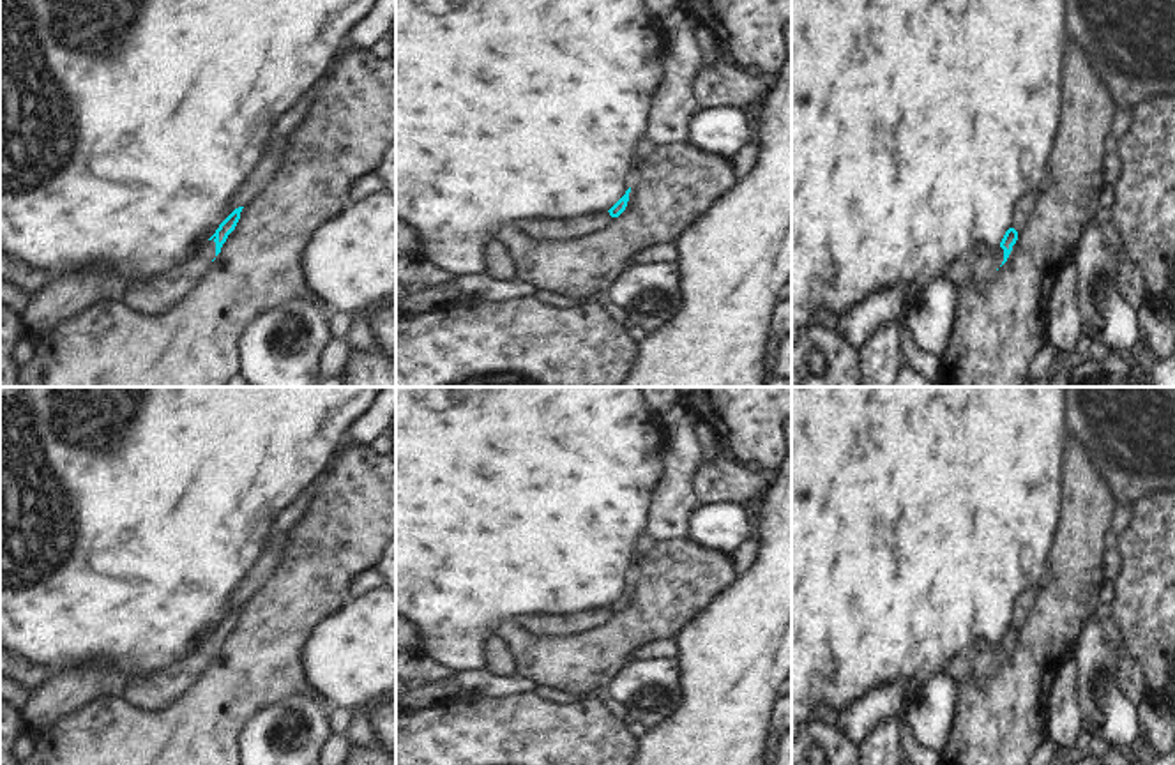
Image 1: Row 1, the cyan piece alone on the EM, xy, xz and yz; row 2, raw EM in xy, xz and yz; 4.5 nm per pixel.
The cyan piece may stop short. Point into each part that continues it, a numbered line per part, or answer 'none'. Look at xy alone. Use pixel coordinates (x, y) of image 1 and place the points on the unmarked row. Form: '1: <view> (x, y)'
1: xy (156, 689)

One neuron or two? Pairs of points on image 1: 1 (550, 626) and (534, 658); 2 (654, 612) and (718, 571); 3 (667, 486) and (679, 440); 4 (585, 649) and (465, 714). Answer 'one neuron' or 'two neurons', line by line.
1: two neurons
2: one neuron
3: one neuron
4: two neurons

